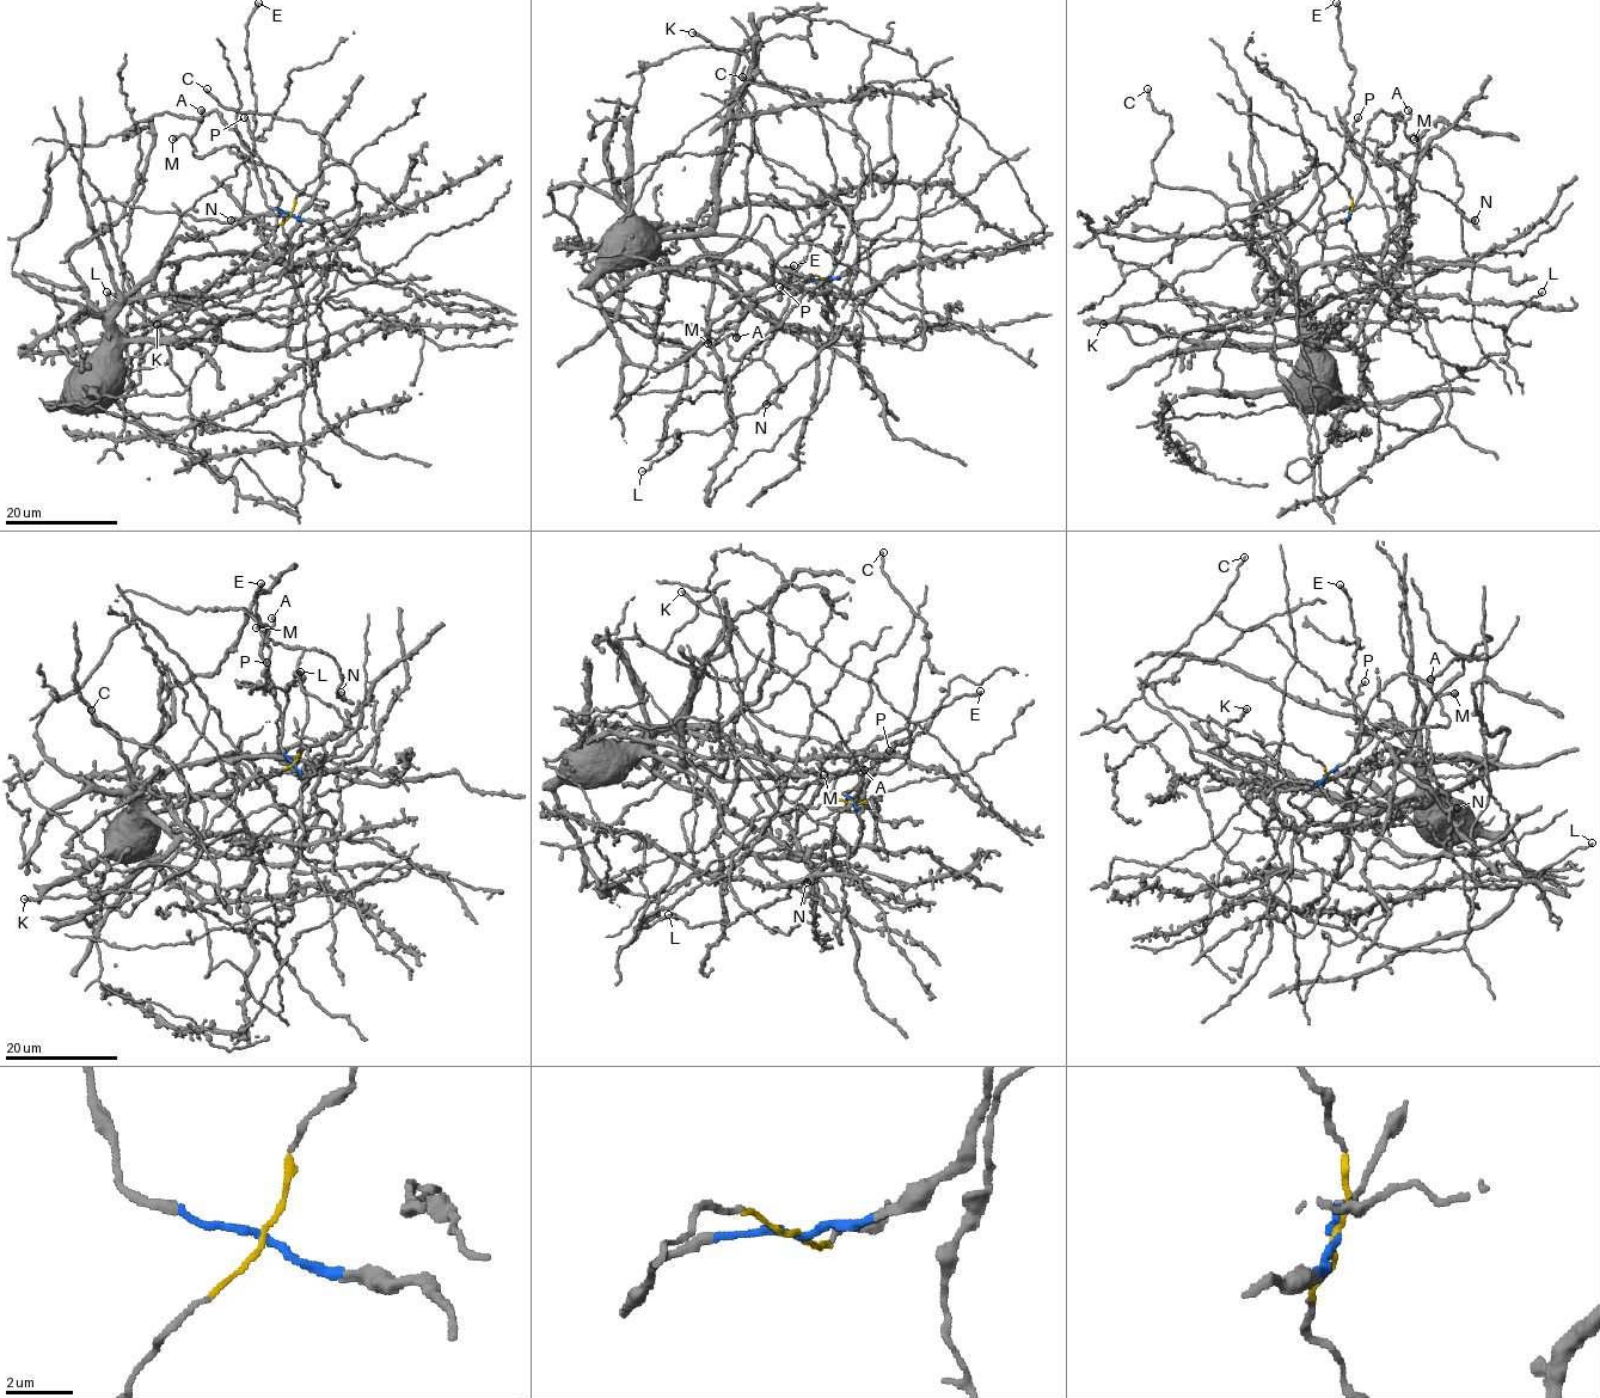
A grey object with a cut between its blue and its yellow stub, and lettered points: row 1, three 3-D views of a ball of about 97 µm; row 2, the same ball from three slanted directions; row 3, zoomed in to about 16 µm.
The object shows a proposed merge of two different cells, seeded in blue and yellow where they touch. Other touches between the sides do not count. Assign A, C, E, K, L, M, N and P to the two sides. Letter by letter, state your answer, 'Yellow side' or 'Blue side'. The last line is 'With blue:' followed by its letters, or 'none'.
A: Blue side
C: Blue side
E: Blue side
K: Blue side
L: Blue side
M: Blue side
N: Blue side
P: Blue side
With blue: A, C, E, K, L, M, N, P

